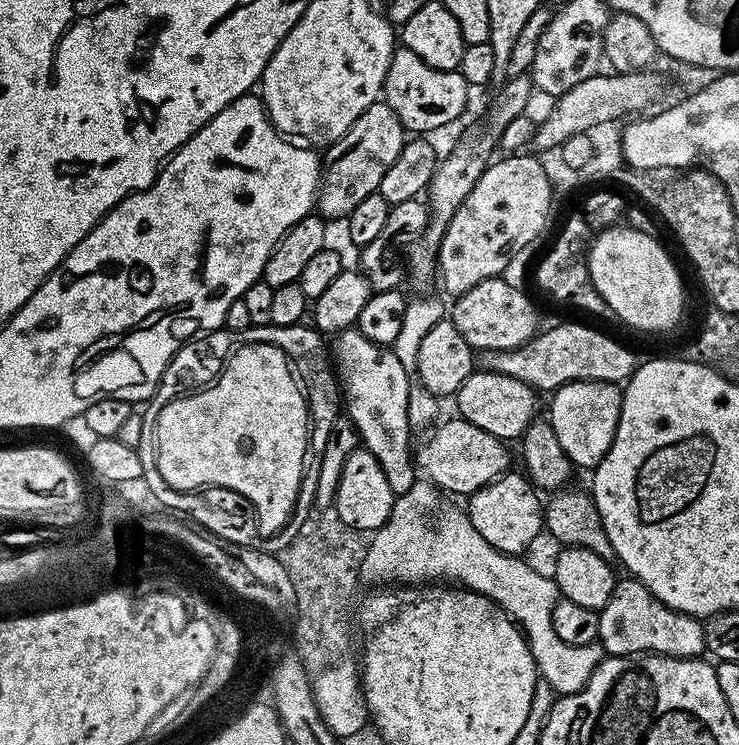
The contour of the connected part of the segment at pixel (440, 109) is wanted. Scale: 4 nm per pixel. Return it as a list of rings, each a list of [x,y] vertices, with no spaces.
[[[403,46],[397,47],[392,55],[390,68],[386,74],[386,82],[382,93],[383,103],[388,104],[402,122],[405,133],[430,134],[447,124],[452,124],[464,112],[468,104],[468,80],[463,71],[443,72],[434,70],[414,50]]]

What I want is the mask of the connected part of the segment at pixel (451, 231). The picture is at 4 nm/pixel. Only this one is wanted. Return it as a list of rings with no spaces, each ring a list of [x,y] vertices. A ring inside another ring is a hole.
[[[510,154],[485,167],[443,235],[437,264],[443,279],[499,277],[512,260],[511,252],[526,247],[539,236],[548,220],[554,193],[541,159],[528,155]]]

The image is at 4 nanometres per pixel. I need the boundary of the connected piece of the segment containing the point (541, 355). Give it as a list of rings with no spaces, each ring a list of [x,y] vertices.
[[[556,324],[541,331],[523,348],[505,352],[484,352],[483,367],[497,376],[509,376],[537,393],[552,394],[564,384],[578,380],[623,385],[638,367],[638,359],[624,344],[588,324]]]

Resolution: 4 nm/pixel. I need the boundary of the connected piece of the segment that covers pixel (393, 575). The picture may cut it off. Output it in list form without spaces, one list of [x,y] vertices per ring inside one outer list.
[[[427,482],[414,483],[410,490],[406,490],[406,494],[397,496],[396,501],[392,503],[390,518],[382,527],[371,533],[359,579],[364,584],[372,584],[368,586],[428,586],[433,582],[447,582],[449,585],[459,586],[476,595],[487,597],[488,600],[496,602],[523,630],[539,675],[551,684],[557,695],[583,691],[590,674],[606,653],[598,642],[590,646],[569,646],[555,633],[553,610],[561,599],[555,579],[536,574],[520,556],[507,556],[505,552],[499,552],[497,548],[490,546],[490,542],[486,542],[486,538],[482,538],[482,534],[474,530],[474,522],[470,522],[467,511],[460,509],[459,512],[456,508],[447,508],[443,499],[445,500],[445,497],[440,489]]]

